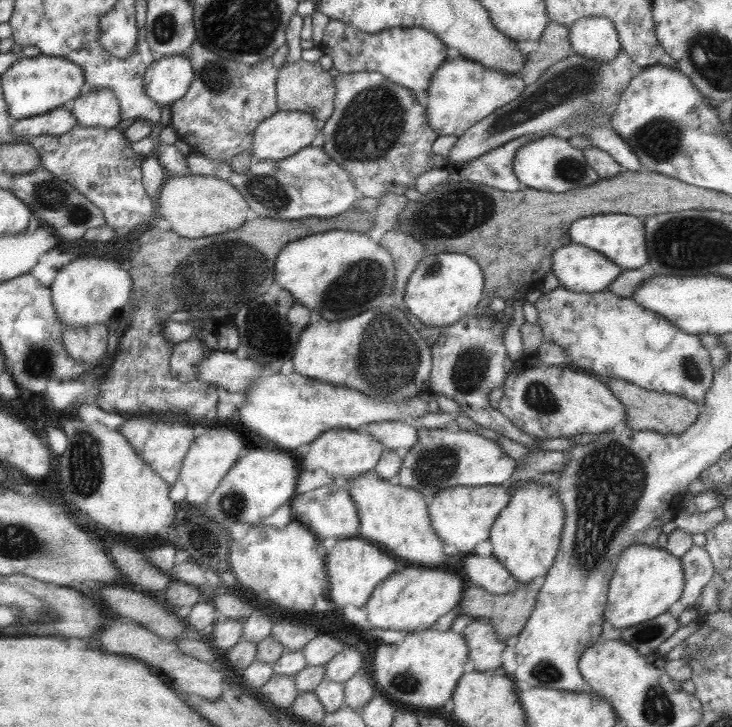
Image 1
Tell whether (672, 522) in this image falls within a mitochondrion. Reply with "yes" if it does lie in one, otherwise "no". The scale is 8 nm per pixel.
no

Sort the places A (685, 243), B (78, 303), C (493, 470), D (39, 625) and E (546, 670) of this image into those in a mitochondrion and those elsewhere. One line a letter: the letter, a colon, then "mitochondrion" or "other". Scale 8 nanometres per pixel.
A: mitochondrion
B: other
C: other
D: other
E: mitochondrion

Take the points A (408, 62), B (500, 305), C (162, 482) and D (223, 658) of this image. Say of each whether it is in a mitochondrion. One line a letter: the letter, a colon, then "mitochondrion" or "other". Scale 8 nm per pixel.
A: other
B: other
C: other
D: other

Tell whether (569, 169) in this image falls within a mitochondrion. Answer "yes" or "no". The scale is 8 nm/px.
yes

